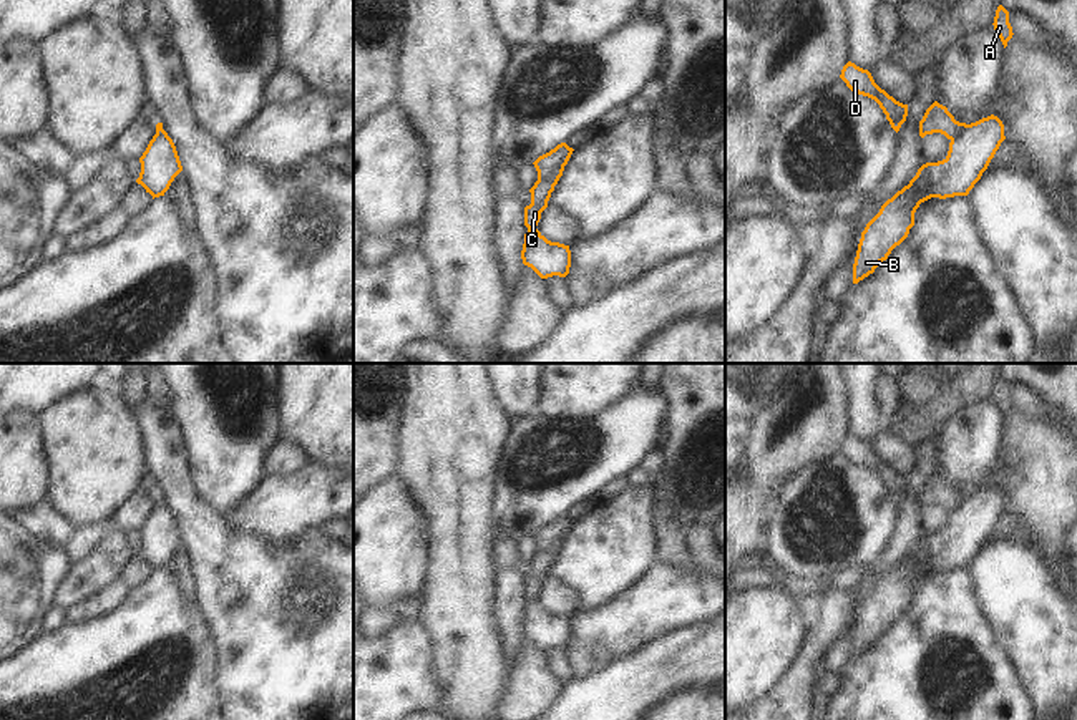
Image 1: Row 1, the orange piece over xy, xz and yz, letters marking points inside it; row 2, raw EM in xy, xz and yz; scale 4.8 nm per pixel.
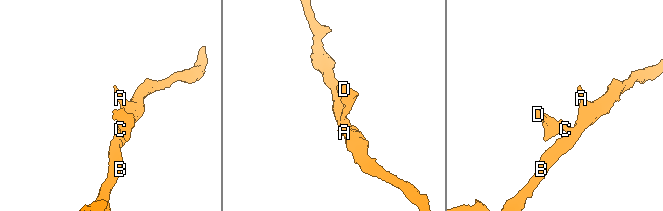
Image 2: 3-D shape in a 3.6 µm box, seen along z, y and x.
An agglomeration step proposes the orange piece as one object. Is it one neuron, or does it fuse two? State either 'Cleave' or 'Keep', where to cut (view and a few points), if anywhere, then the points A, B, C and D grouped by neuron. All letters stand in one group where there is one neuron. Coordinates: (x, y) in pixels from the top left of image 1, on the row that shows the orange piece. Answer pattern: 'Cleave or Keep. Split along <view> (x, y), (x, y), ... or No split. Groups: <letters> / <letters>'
Cleave. Split along yz (969, 125), (951, 141). Groups: A B / C D.

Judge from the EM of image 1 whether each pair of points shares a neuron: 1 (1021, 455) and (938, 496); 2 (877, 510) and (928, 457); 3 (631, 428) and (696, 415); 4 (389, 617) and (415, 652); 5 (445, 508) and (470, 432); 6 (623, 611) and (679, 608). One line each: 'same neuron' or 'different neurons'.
1: same neuron
2: different neurons
3: different neurons
4: different neurons
5: same neuron
6: same neuron

